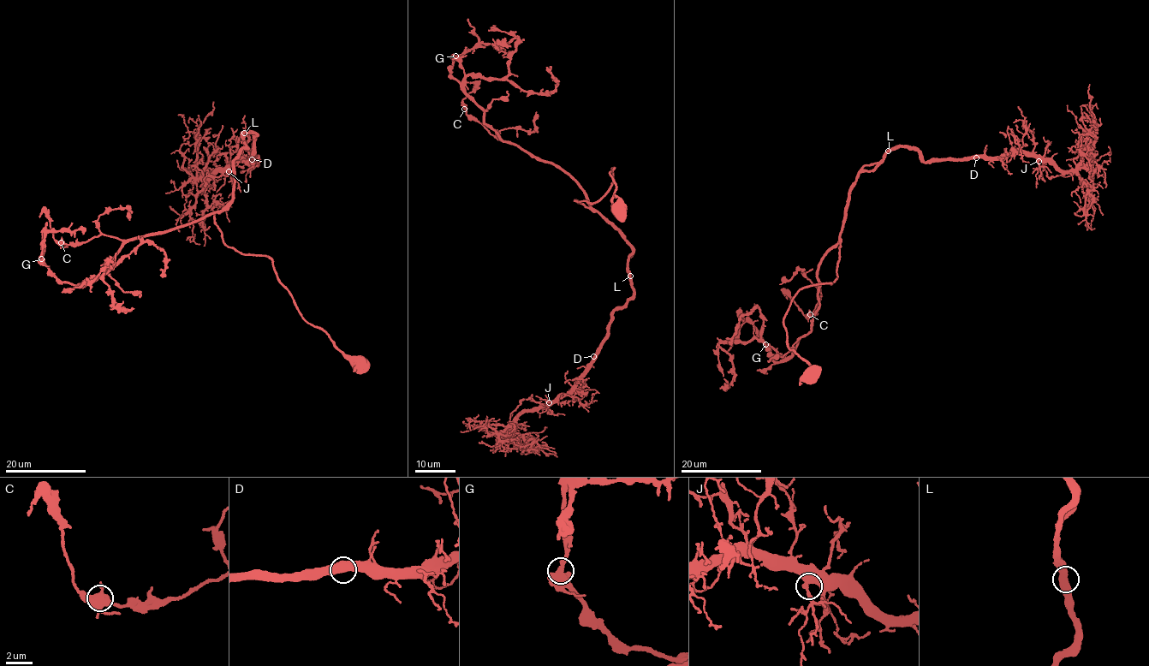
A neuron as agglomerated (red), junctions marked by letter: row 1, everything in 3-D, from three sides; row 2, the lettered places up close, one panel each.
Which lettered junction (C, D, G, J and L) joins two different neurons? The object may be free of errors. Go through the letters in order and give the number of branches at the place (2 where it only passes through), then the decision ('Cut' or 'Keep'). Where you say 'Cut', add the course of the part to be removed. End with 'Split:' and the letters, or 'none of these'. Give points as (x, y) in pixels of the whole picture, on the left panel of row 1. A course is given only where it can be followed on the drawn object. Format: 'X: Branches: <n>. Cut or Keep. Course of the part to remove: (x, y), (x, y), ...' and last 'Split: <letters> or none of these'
C: Branches: 2. Keep
D: Branches: 2. Keep
G: Branches: 2. Keep
J: Branches: 2. Keep
L: Branches: 2. Keep
Split: none of these

